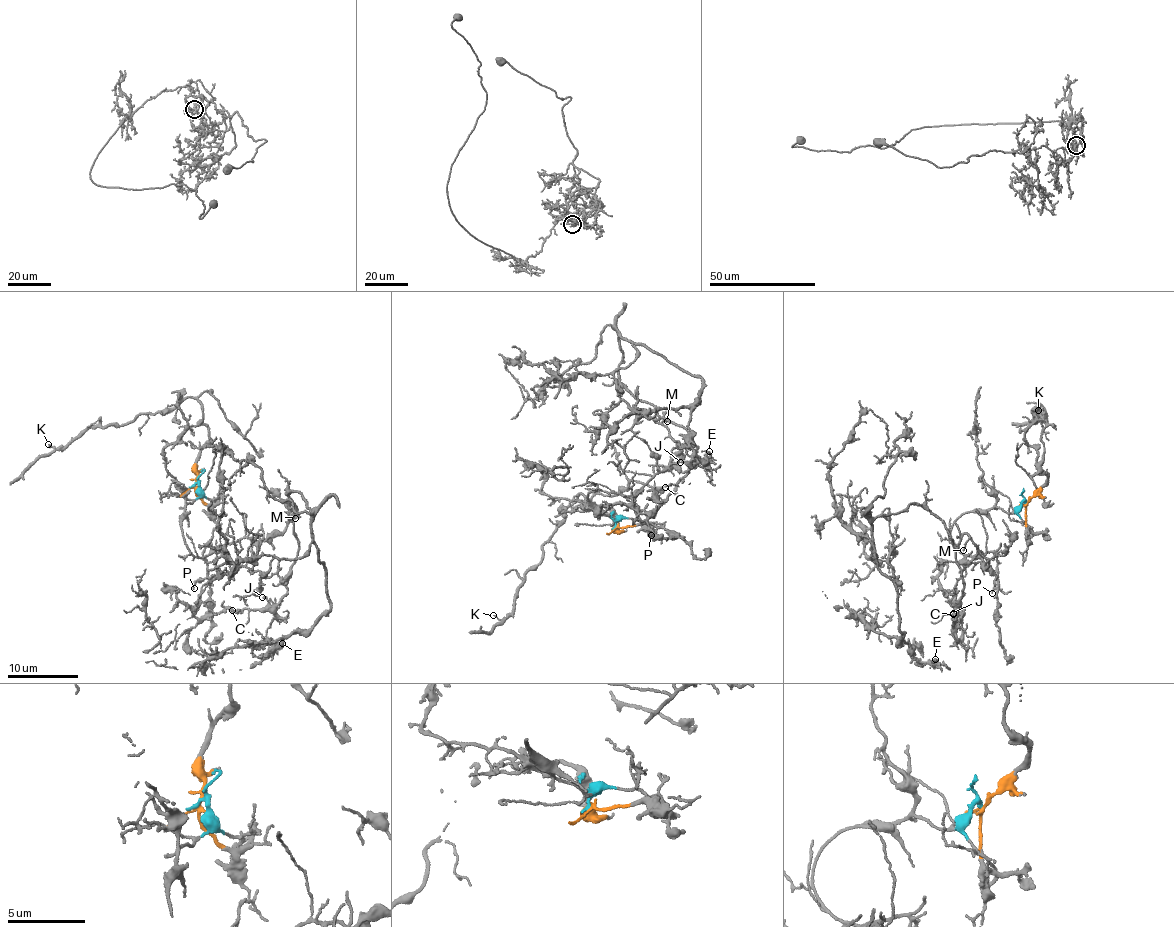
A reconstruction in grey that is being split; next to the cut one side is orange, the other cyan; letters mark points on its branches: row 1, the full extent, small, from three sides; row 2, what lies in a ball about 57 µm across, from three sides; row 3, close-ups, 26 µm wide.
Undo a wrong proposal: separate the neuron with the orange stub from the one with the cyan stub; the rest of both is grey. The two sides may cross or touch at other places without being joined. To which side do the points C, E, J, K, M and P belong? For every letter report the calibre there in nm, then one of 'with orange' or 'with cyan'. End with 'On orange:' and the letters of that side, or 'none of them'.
C: 140 nm thick; with cyan
E: 160 nm thick; with cyan
J: 170 nm thick; with cyan
K: 110 nm thick; with orange
M: 90 nm thick; with cyan
P: 140 nm thick; with cyan
On orange: K

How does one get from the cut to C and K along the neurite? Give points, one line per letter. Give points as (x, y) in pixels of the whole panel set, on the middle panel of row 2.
C: (615, 526), (588, 494), (637, 494), (662, 472), (681, 450), (663, 417), (697, 447), (664, 487)
K: (615, 526), (608, 508), (576, 497), (519, 583), (511, 612), (494, 615)

